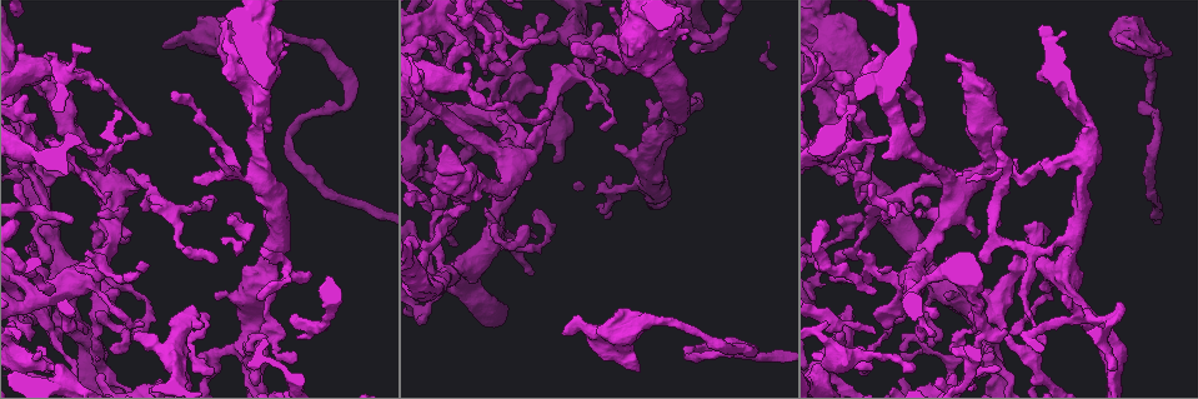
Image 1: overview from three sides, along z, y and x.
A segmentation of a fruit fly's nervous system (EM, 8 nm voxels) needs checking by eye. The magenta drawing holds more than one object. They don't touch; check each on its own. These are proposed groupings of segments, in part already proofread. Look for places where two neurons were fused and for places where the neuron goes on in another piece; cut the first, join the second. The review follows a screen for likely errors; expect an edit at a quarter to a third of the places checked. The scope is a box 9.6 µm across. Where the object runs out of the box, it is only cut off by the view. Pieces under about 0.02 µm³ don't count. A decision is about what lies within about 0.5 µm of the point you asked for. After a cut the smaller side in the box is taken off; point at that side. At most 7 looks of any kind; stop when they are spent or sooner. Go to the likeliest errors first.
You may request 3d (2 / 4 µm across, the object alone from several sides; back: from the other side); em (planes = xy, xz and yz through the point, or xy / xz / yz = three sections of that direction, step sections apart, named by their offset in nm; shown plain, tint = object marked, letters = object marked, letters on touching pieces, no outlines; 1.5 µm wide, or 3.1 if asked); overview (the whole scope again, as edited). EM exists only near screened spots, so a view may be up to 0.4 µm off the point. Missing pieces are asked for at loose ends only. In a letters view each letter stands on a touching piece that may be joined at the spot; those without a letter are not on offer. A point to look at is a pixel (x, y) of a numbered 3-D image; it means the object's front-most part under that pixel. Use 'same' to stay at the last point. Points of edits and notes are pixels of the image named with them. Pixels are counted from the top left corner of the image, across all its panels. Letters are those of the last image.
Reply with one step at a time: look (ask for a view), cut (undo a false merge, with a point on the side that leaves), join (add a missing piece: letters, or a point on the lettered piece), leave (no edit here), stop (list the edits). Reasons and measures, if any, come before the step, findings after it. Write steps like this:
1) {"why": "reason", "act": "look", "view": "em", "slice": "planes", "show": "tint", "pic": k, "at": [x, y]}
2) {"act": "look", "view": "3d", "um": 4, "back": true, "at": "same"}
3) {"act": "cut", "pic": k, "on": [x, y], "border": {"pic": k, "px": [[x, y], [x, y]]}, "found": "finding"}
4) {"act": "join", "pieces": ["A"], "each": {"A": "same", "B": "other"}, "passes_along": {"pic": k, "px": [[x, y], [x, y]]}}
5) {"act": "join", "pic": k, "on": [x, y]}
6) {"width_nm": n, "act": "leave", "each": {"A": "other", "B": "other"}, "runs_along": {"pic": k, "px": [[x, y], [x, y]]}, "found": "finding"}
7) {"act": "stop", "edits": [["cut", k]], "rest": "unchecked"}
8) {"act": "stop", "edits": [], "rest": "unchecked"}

{"why": "branch stops here", "act": "look", "view": "3d", "um": 4, "pic": 1, "at": [104, 375]}

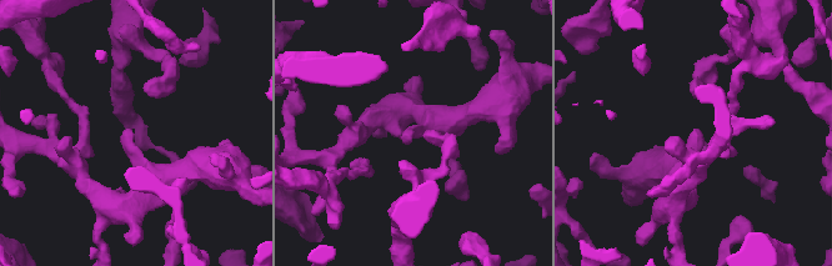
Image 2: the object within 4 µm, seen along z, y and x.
{"why": "now the EM", "act": "look", "view": "em", "slice": "xy", "step": 8, "show": "tint", "pic": 2, "at": [413, 136]}

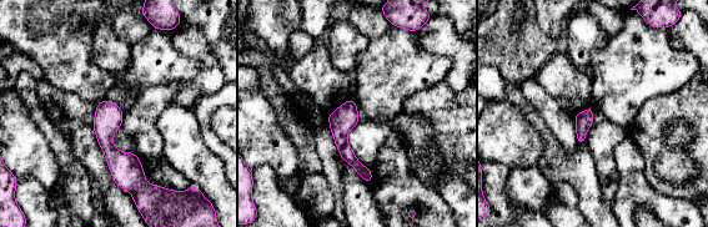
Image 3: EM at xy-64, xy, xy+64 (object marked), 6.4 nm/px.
{"act": "look", "view": "em", "slice": "planes", "show": "letters", "at": "same"}

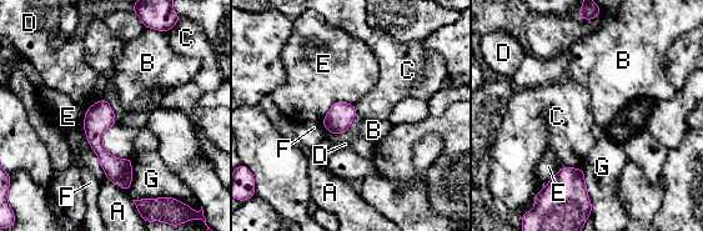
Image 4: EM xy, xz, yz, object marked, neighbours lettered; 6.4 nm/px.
{"longest_contact_nm": ["E", 440], "act": "leave", "each": {"A": "other", "B": "other", "C": "other", "D": "other", "E": "other", "F": "other", "G": "other"}, "border": {"pic": 4, "px": [[561, 166], [581, 167]]}, "found": "none of them fits"}

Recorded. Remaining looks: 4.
{"why": "thick end", "act": "look", "view": "3d", "um": 4, "pic": 1, "at": [17, 44]}

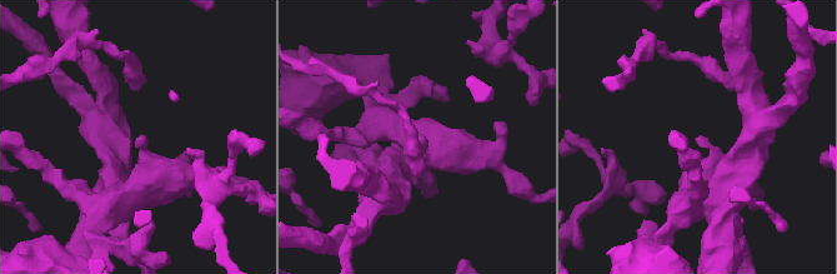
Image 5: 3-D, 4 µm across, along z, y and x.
{"act": "look", "view": "em", "slice": "planes", "show": "tint", "pic": 5, "at": [139, 140]}

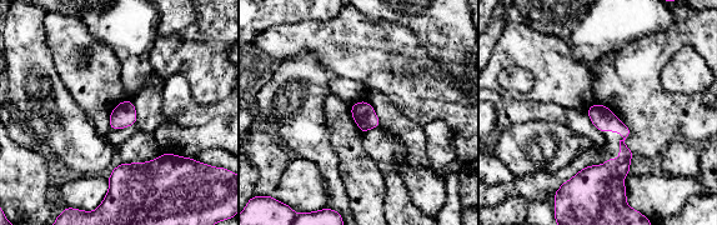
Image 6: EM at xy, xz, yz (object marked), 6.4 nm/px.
{"why": "what lies round it", "act": "look", "view": "em", "slice": "planes", "show": "letters", "at": "same"}

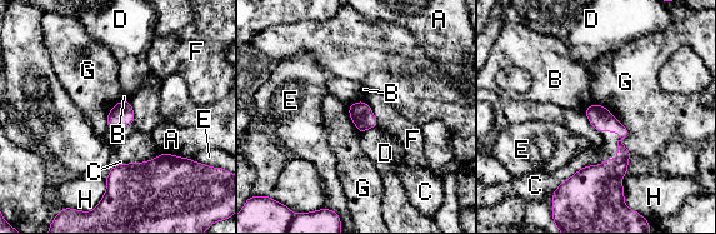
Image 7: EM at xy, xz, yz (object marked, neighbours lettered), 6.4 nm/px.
{"act": "leave", "each": {"A": "other", "B": "other", "C": "other", "D": "other", "E": "other", "F": "other", "G": "other", "H": "other"}, "border": {"pic": 7, "px": [[594, 103], [626, 129], [631, 154]]}, "found": "no lettered piece goes on from it"}

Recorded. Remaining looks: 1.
{"act": "stop", "edits": [], "rest": "unchecked"}

